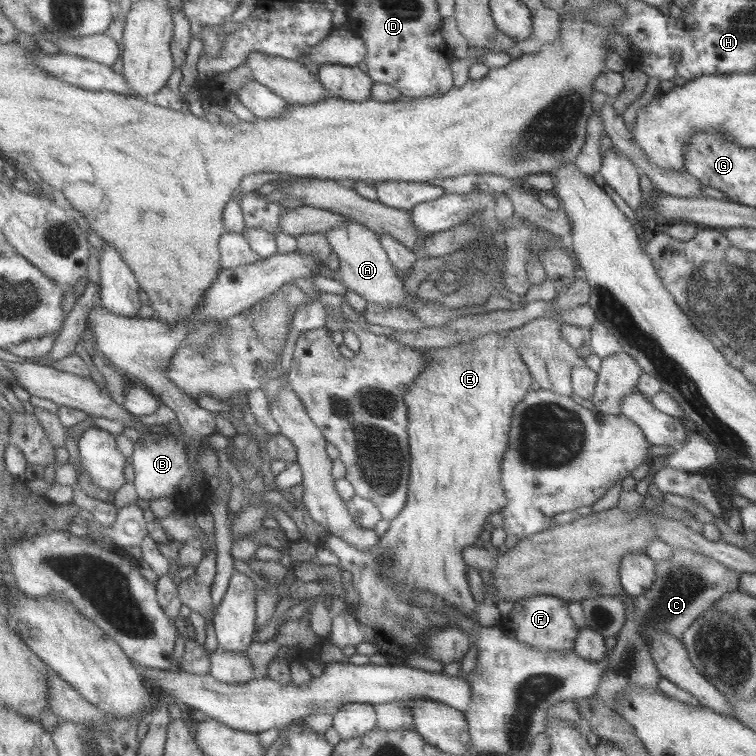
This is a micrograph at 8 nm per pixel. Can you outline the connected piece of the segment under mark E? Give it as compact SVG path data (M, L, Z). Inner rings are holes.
M495 331L468 344L427 349L424 352L426 368L405 395L411 418L412 474L409 501L402 513L391 521L391 528L381 535L381 542L369 552L361 552L327 530L318 537L310 537L339 558L339 566L352 574L352 584L359 592L358 605L347 607L339 616L333 616L331 635L327 637L331 642L329 644L342 649L357 646L361 642L373 643L377 646L377 653L385 656L388 664L407 664L409 654L414 652L425 655L425 631L433 627L451 626L451 620L445 614L439 614L433 606L415 604L412 600L421 593L439 595L447 605L457 607L465 615L476 614L481 624L504 627L505 616L496 603L475 600L467 580L468 564L463 556L463 551L475 545L481 536L487 516L493 512L501 513L509 505L503 486L503 457L509 449L516 406L532 390L533 378L521 358L518 346L503 333ZM325 533L327 537L323 540L321 537Z

